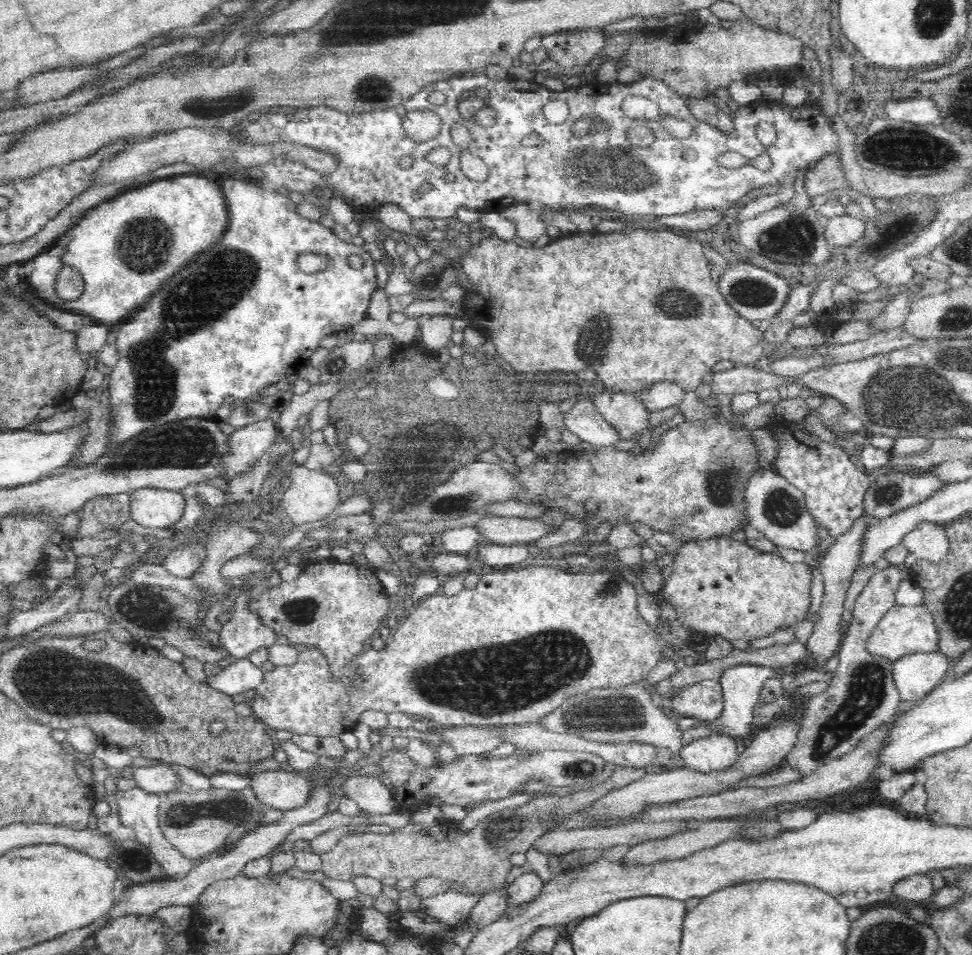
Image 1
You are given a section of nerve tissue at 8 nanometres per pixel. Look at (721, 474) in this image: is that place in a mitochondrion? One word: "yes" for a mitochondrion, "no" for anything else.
yes

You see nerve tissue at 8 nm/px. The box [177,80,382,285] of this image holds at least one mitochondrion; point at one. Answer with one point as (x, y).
(204, 108)

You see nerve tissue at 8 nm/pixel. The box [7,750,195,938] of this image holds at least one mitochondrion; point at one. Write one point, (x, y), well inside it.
(134, 859)

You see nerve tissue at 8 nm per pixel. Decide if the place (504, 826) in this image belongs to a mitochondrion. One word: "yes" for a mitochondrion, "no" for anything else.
yes

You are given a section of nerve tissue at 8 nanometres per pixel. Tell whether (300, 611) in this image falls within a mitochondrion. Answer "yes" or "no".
yes

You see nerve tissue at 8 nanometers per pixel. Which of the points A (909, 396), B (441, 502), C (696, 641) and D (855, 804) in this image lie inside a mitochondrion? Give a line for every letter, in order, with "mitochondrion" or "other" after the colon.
A: mitochondrion
B: mitochondrion
C: other
D: other

